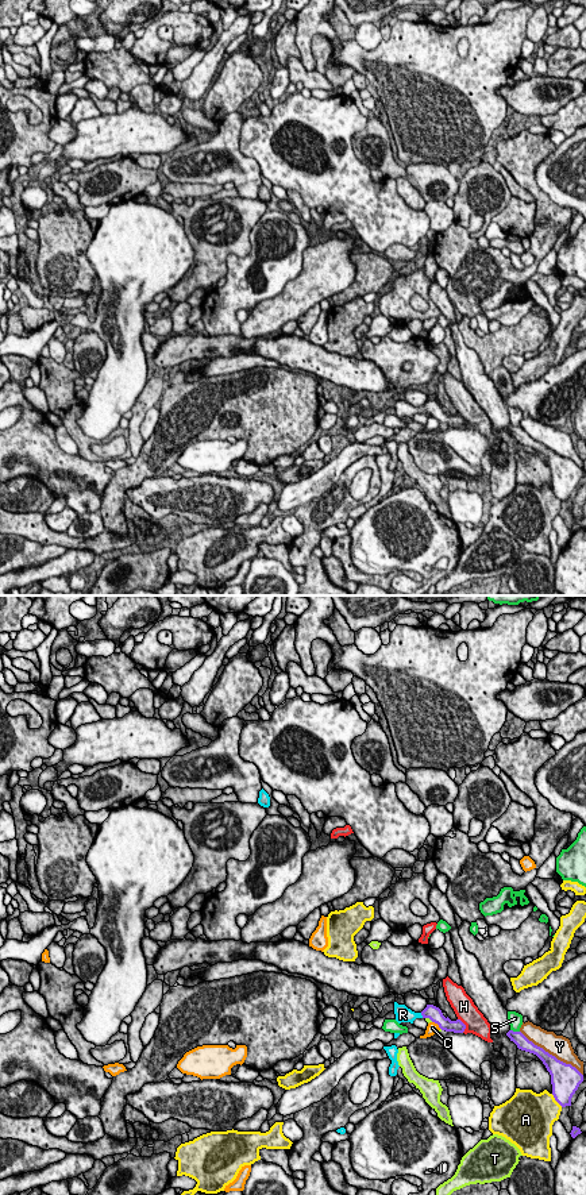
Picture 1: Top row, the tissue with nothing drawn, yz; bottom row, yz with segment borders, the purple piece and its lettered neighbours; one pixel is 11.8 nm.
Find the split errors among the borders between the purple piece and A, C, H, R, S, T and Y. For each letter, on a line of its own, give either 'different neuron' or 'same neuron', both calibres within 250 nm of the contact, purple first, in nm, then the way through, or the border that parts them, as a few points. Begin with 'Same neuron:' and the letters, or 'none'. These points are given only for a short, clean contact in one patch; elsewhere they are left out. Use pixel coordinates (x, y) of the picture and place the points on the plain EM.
Same neuron: R
A: different neuron | 320/440 nm
C: different neuron | 170/140 nm
H: different neuron | 160/260 nm
R: same neuron | 170/190 nm | across yz (431, 407), (421, 409), (403, 409)
S: different neuron | 160/160 nm
T: different neuron | 170/50 nm
Y: different neuron | 260/260 nm

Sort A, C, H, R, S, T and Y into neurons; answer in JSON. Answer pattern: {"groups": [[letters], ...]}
{"groups": [["A"], ["C"], ["H"], ["R"], ["S"], ["T"], ["Y"]]}

